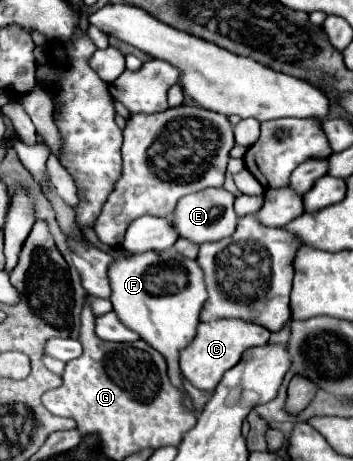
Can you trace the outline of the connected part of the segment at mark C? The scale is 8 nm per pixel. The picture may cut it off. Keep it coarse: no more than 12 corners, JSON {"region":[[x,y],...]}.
{"region":[[238,318],[202,322],[180,370],[214,390],[268,328]]}

